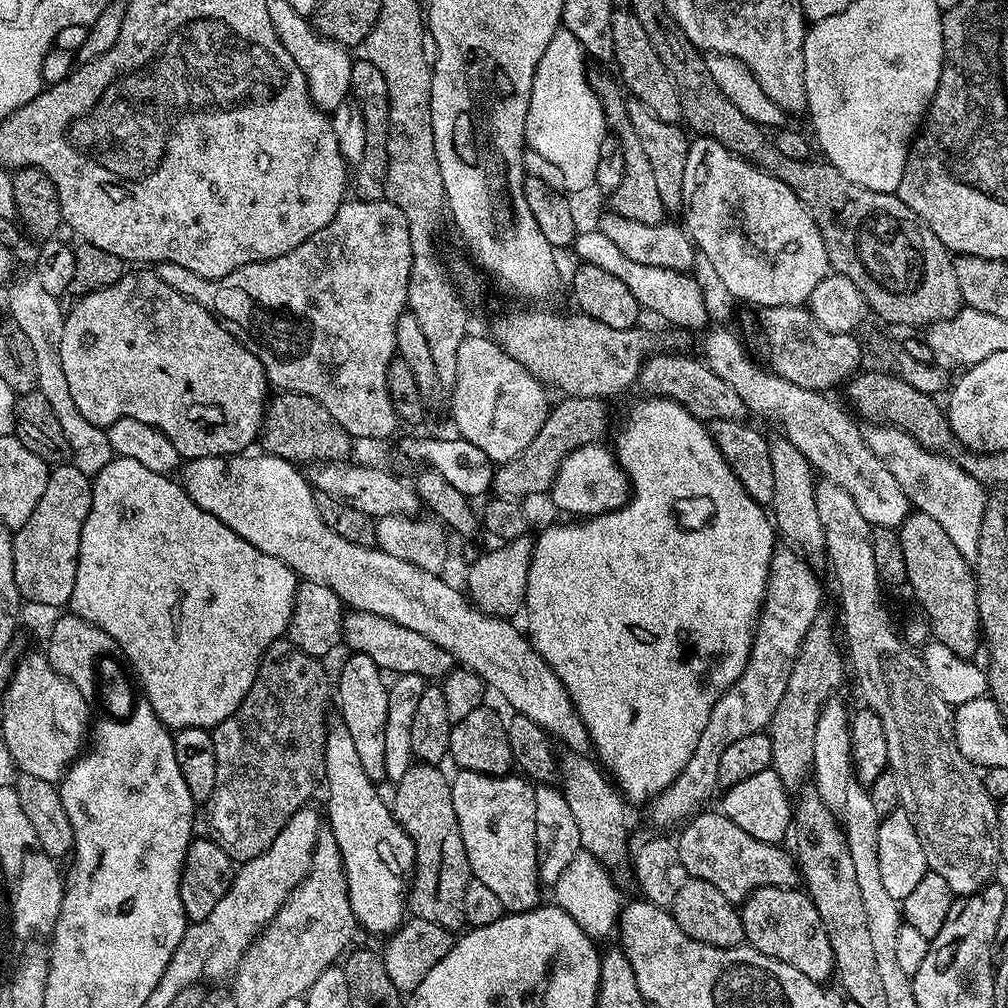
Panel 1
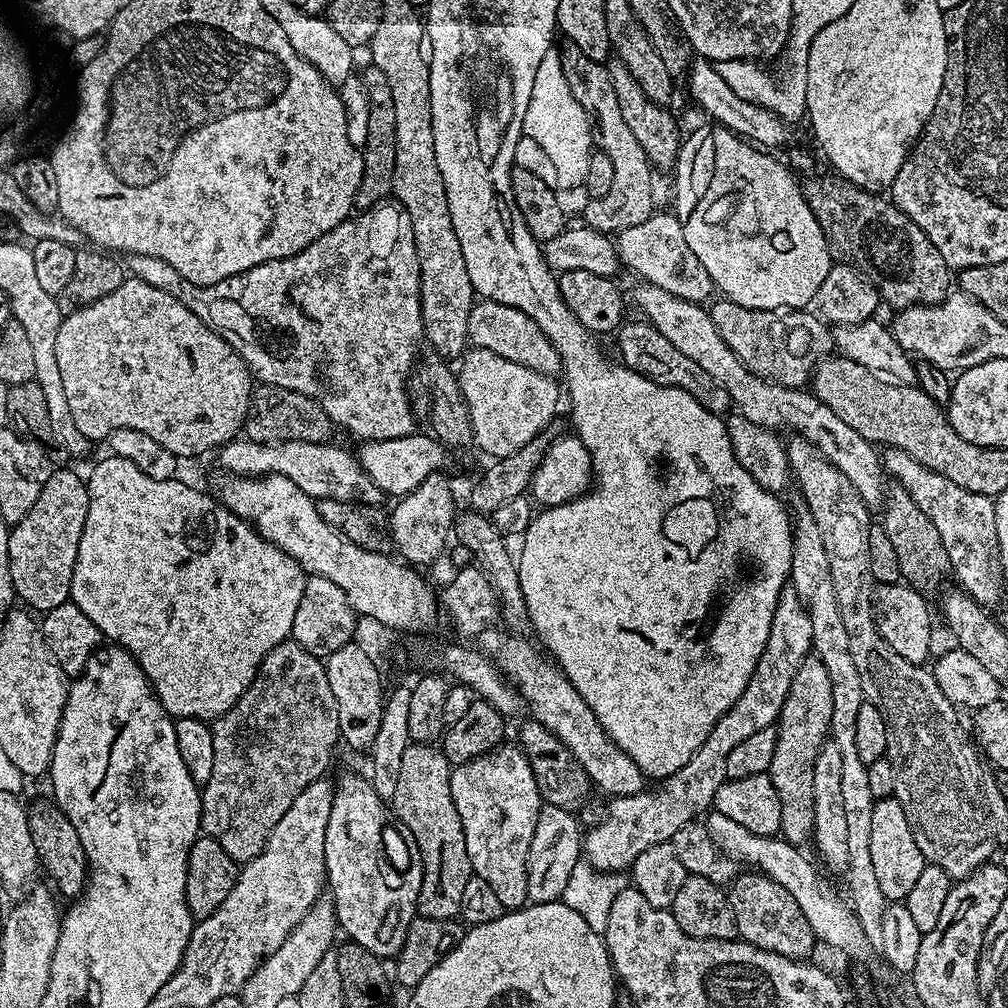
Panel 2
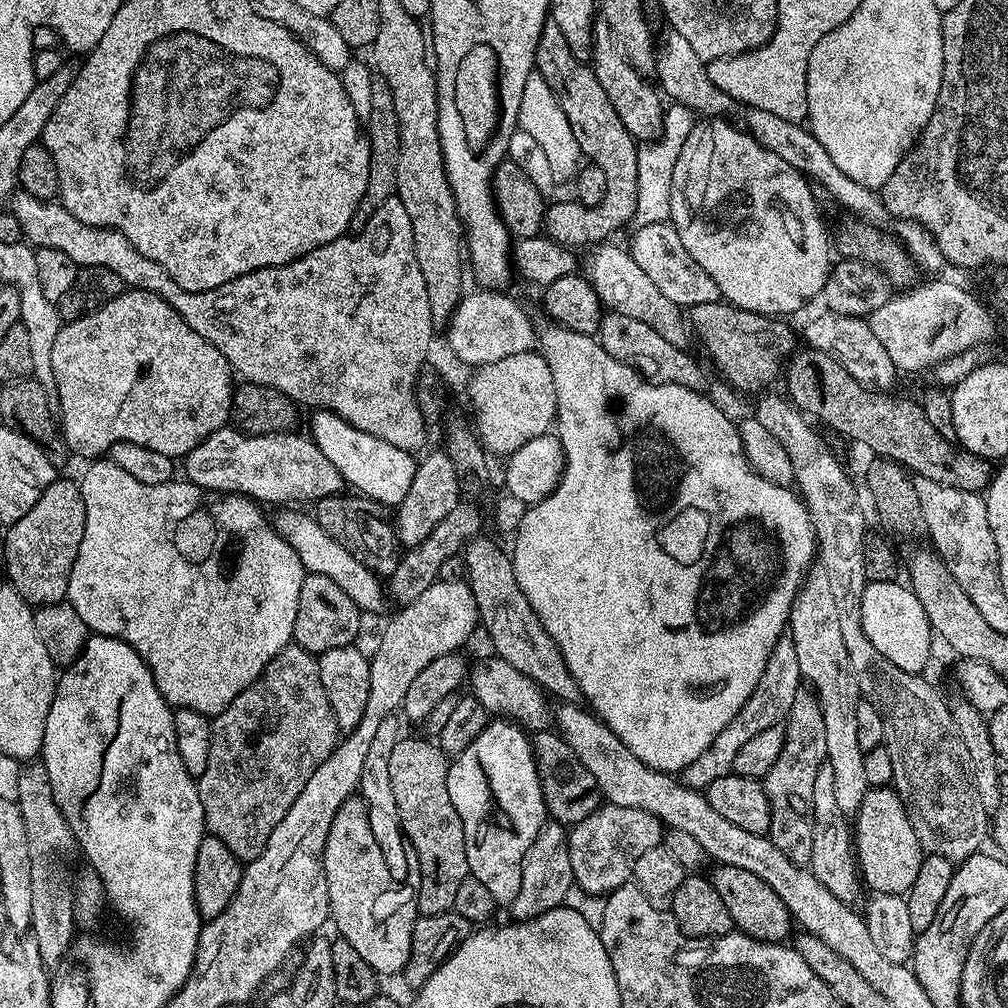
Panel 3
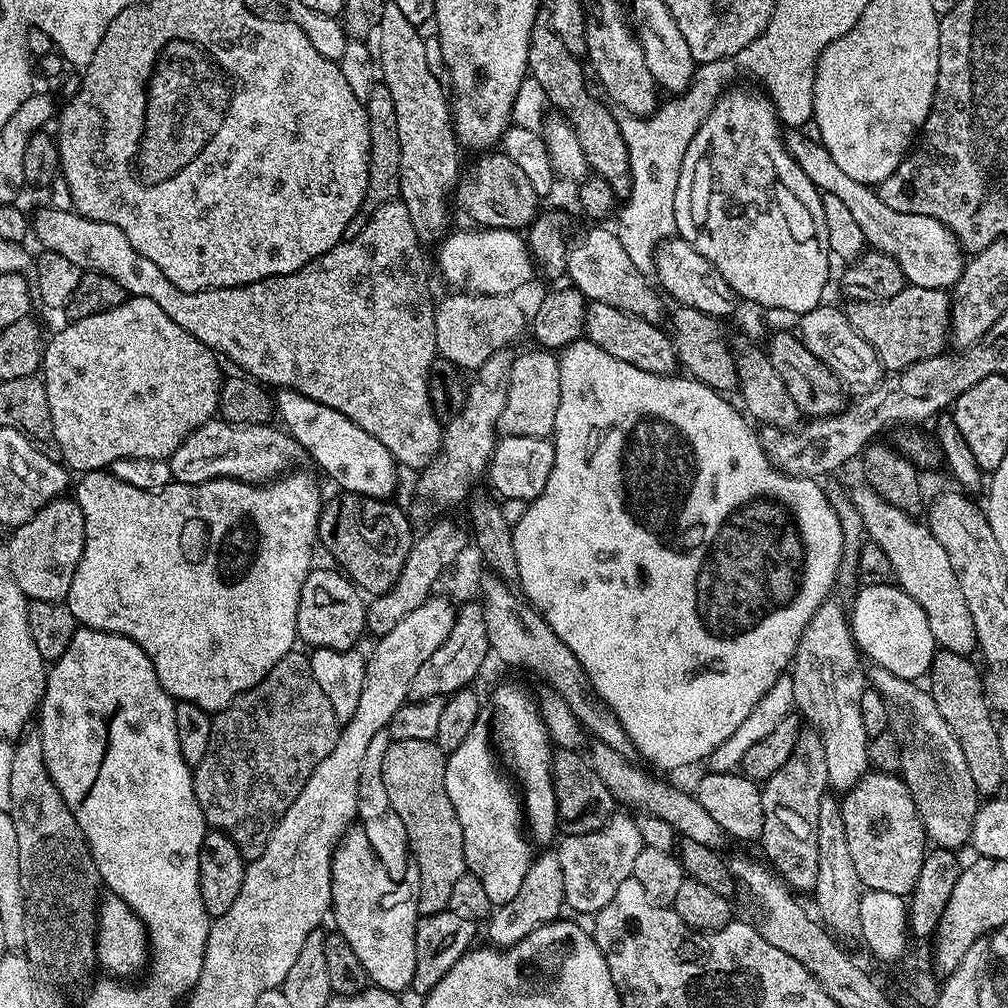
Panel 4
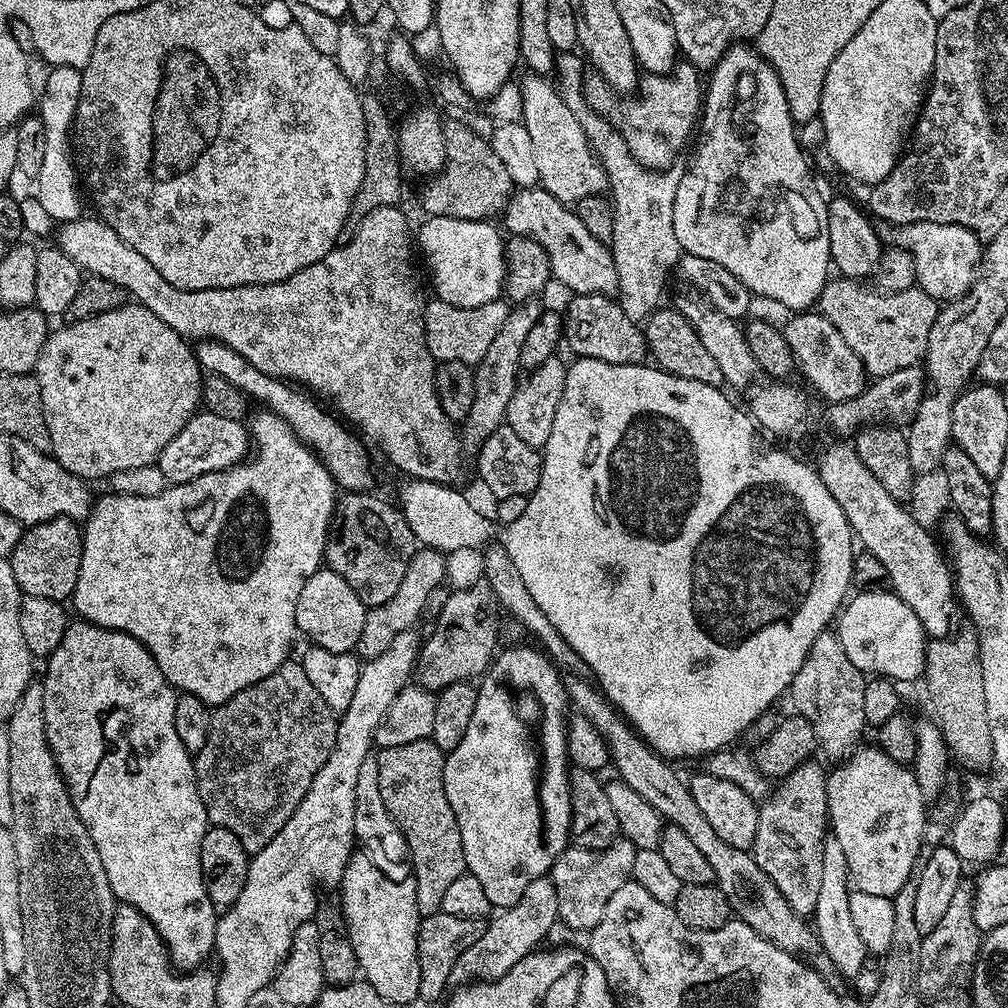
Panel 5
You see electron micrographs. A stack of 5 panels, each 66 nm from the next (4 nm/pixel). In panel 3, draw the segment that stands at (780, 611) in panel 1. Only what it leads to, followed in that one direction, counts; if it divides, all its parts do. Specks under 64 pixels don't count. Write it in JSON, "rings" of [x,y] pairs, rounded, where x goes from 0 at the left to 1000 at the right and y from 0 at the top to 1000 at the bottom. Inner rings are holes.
{"rings":[[[776,633],[768,641],[760,659],[760,665],[756,667],[756,673],[752,675],[752,681],[748,688],[744,688],[740,700],[732,704],[732,708],[722,717],[720,724],[716,724],[716,728],[712,728],[712,732],[708,732],[708,736],[704,736],[704,740],[696,744],[696,748],[692,748],[692,752],[688,752],[688,756],[685,756],[685,760],[679,763],[678,777],[685,782],[701,784],[704,776],[723,769],[732,743],[744,732],[749,732],[754,725],[781,715],[784,700],[788,700],[788,692],[795,685],[796,674],[793,667],[792,650],[789,649],[789,637],[785,633]],[[596,797],[595,802],[585,808],[585,812],[566,818],[563,825],[565,859],[570,880],[593,890],[616,881],[627,873],[629,855],[633,855],[641,843],[656,840],[660,824],[660,818],[654,812],[640,803]]]}

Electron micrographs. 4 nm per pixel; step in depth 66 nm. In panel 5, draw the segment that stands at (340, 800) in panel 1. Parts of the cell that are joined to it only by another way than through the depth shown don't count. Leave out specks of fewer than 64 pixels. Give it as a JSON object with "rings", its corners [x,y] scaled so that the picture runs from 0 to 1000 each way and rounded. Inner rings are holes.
{"rings":[[[359,843],[350,844],[335,878],[340,920],[357,955],[360,971],[379,990],[401,998],[417,987],[415,923],[419,912],[413,898],[413,878],[383,871]]]}

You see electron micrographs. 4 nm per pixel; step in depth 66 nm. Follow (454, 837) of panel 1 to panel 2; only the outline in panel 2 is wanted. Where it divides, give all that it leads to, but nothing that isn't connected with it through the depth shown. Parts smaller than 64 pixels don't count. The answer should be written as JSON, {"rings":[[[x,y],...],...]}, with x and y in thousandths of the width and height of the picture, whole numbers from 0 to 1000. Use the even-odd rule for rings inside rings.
{"rings":[[[406,737],[403,748],[399,748],[395,780],[391,780],[391,788],[387,791],[388,805],[389,802],[393,805],[394,812],[398,813],[396,816],[403,822],[415,846],[415,857],[421,860],[413,890],[416,908],[439,913],[451,913],[455,910],[458,886],[462,883],[462,875],[466,875],[470,867],[466,847],[462,847],[462,827],[458,823],[458,812],[454,812],[450,788],[446,788],[448,763],[449,759],[444,757],[436,741]]]}

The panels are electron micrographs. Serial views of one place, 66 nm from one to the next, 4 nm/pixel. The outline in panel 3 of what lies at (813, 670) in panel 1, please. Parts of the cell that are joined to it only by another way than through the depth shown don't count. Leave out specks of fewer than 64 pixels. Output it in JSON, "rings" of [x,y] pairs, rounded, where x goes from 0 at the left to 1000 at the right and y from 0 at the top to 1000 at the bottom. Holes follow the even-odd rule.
{"rings":[[[795,685],[788,692],[788,700],[784,700],[784,708],[778,718],[776,748],[772,748],[768,760],[764,760],[764,764],[758,769],[756,775],[766,809],[761,828],[765,830],[767,837],[780,847],[784,855],[793,859],[801,859],[804,855],[804,839],[808,836],[808,776],[812,773],[812,766],[820,756],[819,716],[815,716],[815,700],[809,687]]]}

